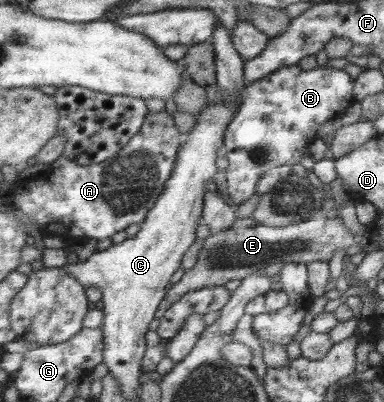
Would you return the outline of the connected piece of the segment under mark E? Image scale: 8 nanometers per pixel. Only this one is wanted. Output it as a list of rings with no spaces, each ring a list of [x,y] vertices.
[[[323,211],[314,212],[306,221],[287,225],[286,227],[267,227],[257,224],[251,217],[237,219],[226,231],[210,234],[202,240],[199,258],[195,266],[186,271],[183,277],[167,291],[161,305],[156,311],[156,319],[161,320],[165,311],[179,301],[187,292],[195,291],[204,286],[223,286],[228,281],[251,276],[253,273],[278,262],[305,263],[313,261],[329,262],[336,250],[353,251],[358,239],[345,227],[342,219],[327,219]]]

